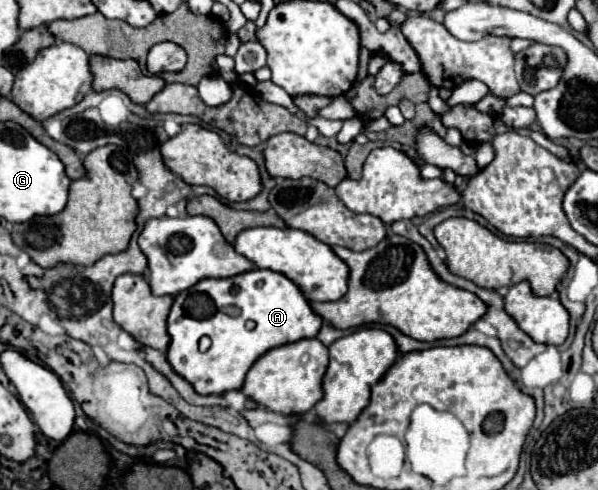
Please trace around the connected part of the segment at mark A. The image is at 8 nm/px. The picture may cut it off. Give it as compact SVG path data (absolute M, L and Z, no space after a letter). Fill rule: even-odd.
M254 268L250 272L238 274L234 278L206 278L194 284L192 288L180 292L174 298L170 316L168 316L168 334L172 338L168 346L168 360L172 368L186 378L198 394L224 394L230 390L240 390L246 378L246 372L250 366L270 348L284 346L290 342L298 342L302 338L316 338L322 328L322 318L312 312L310 302L306 296L280 272ZM254 320L256 328L248 330L246 322ZM202 336L208 336L212 340L212 346L208 352L198 350L198 342Z

